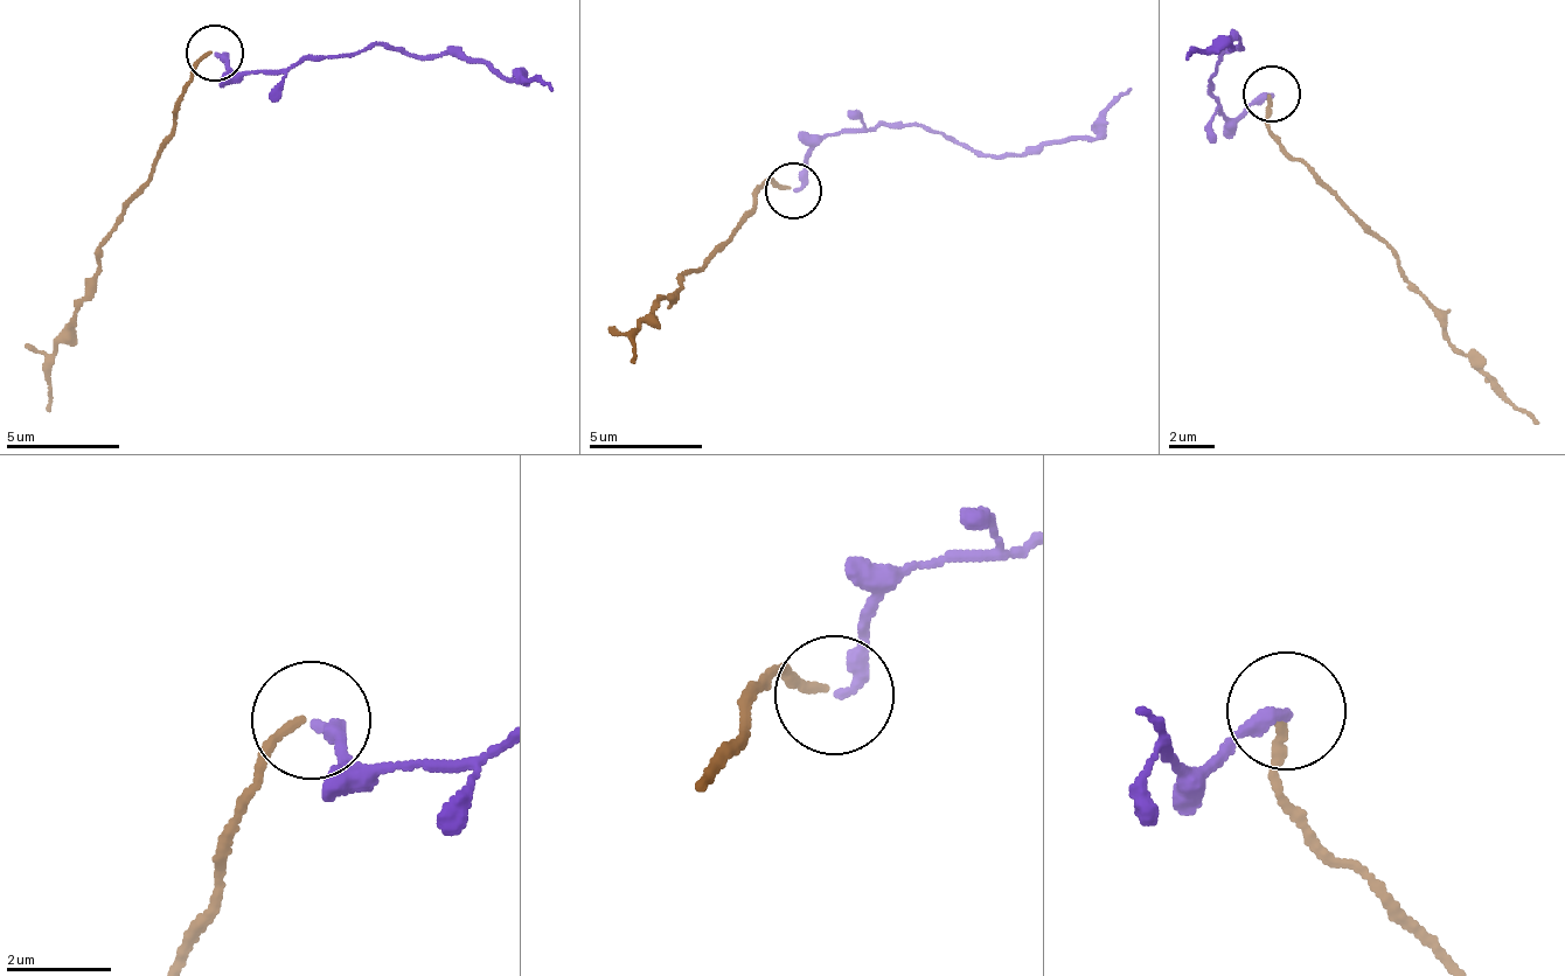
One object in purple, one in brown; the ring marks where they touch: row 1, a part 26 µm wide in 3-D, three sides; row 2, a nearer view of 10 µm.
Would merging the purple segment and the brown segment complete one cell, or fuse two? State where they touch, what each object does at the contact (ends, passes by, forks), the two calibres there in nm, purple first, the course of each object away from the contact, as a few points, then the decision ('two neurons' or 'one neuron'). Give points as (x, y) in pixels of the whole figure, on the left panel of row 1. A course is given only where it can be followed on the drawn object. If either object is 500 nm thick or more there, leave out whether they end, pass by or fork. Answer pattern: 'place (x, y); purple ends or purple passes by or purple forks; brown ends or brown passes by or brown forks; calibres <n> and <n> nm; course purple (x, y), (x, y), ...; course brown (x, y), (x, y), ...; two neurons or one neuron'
place (214, 53); purple ends; brown ends; calibres 240 and 160 nm; course purple (215, 51), (250, 69), (397, 46), (449, 53), (510, 77), (522, 72), (550, 91); course brown (210, 50), (187, 84), (152, 179), (101, 248), (89, 300), (55, 344), (49, 409); one neuron

